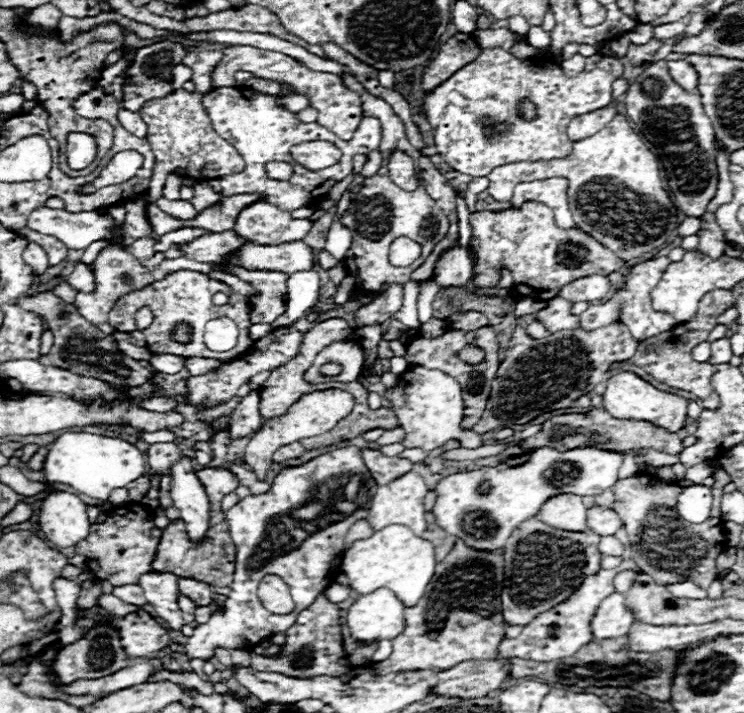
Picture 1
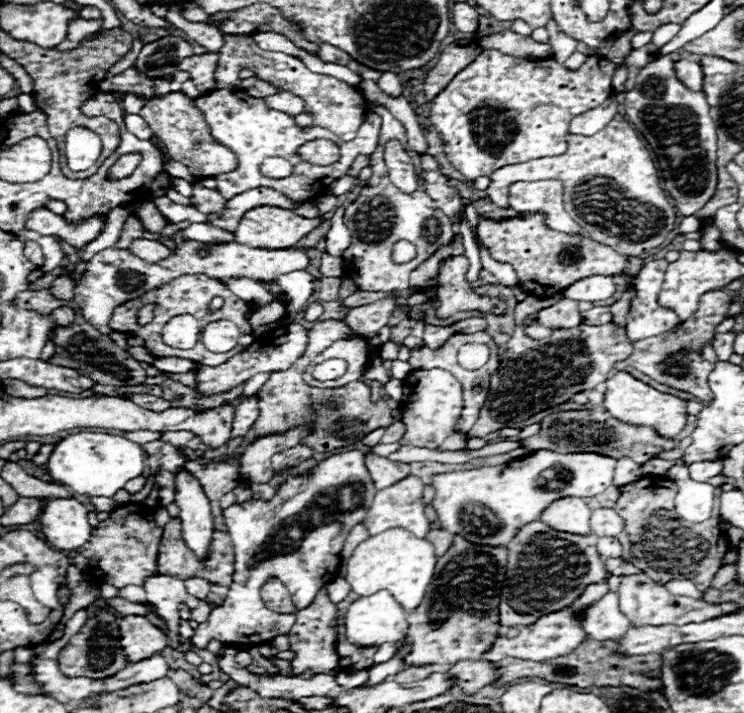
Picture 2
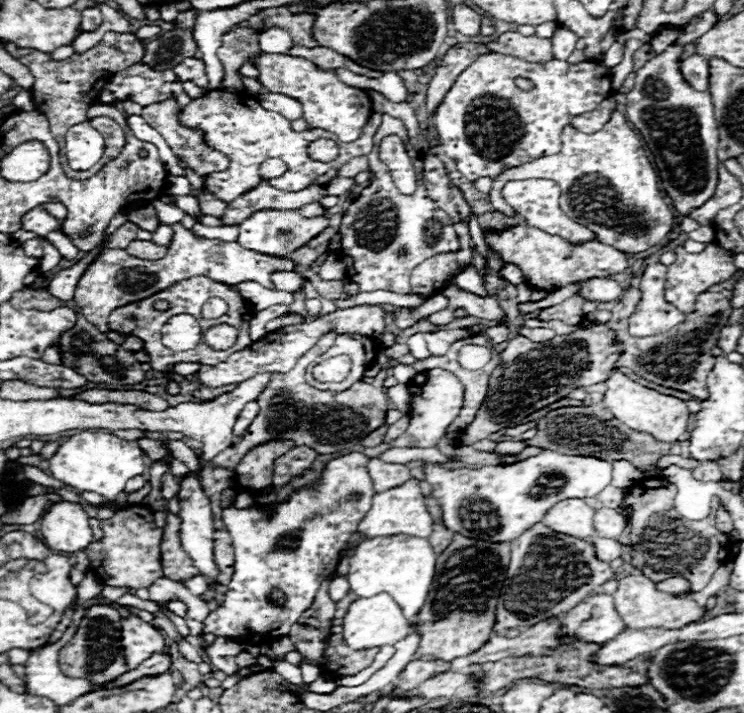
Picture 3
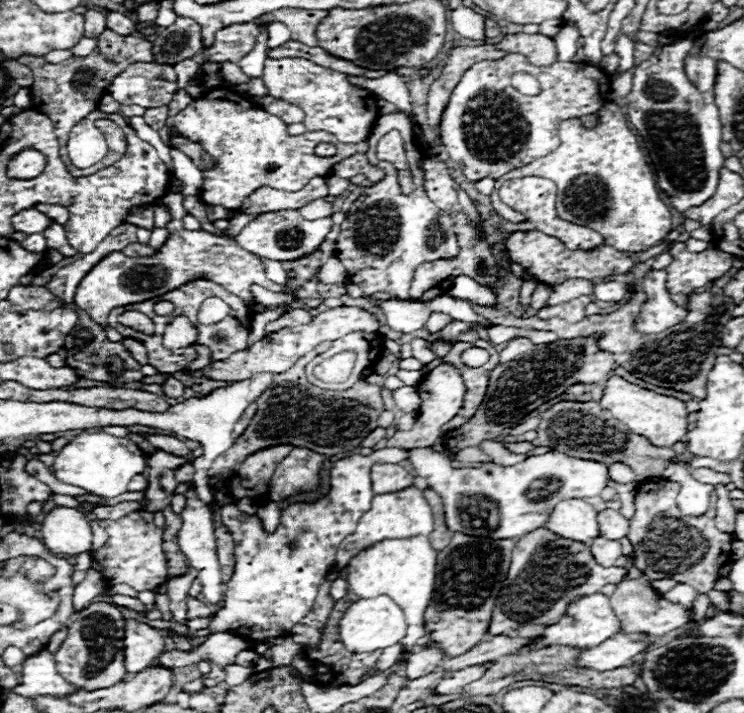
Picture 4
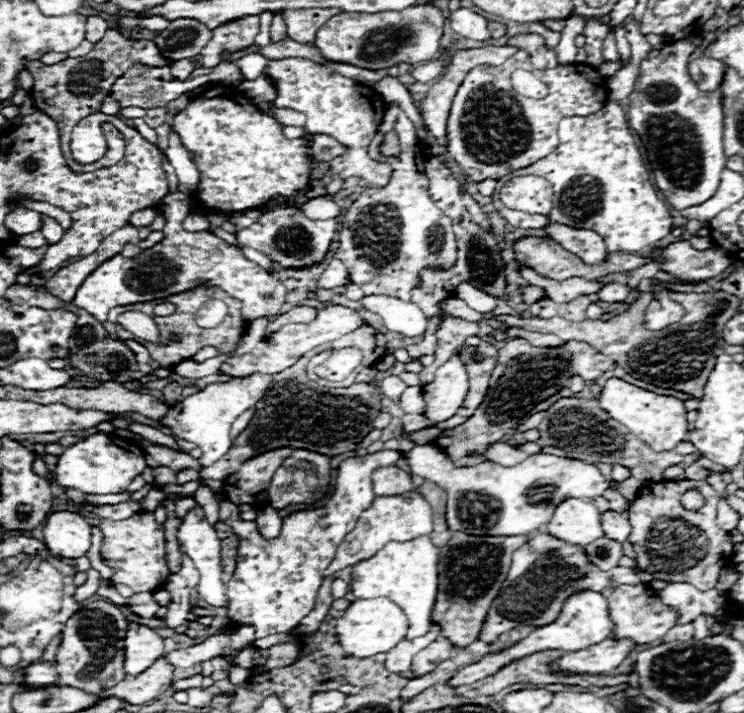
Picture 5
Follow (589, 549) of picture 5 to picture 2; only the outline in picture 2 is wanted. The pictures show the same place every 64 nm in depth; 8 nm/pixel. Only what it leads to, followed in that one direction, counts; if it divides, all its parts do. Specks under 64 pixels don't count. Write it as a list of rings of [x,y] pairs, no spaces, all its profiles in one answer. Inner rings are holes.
[[[600,538],[598,540],[598,554],[606,558],[620,558],[622,556],[622,544],[616,538]]]

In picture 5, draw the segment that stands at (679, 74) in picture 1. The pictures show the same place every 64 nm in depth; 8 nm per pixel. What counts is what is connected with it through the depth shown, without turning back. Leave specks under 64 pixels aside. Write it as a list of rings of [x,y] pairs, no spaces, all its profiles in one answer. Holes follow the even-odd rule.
[[[696,58],[688,62],[690,78],[696,82],[696,86],[704,92],[718,90],[722,76],[724,76],[724,62],[716,62],[712,58]]]

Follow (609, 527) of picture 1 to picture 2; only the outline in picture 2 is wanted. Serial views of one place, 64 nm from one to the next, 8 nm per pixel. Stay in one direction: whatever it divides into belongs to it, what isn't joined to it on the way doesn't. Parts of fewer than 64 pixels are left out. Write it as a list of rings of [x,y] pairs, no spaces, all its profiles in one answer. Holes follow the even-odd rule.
[[[598,508],[590,516],[590,530],[596,536],[616,536],[624,530],[624,520],[612,508]]]

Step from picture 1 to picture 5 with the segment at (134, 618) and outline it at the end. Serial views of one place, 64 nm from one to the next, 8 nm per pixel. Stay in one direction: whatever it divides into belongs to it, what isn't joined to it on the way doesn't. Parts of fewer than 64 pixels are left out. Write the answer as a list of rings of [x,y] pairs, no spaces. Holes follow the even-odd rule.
[[[130,622],[124,638],[124,672],[130,676],[136,676],[144,672],[148,666],[152,666],[158,658],[164,656],[164,642],[162,638],[148,626]]]

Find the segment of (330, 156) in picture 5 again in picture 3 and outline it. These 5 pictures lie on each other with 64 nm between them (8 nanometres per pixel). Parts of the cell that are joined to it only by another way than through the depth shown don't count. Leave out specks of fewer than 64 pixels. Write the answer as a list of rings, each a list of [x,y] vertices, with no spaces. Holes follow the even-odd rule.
[[[216,89],[206,92],[202,97],[193,99],[186,110],[182,112],[182,122],[186,126],[200,126],[204,132],[204,138],[208,146],[224,152],[230,156],[232,164],[226,172],[216,172],[206,176],[206,190],[216,194],[224,202],[232,202],[232,198],[238,198],[240,194],[256,188],[262,178],[258,174],[260,164],[266,158],[282,158],[288,164],[288,172],[282,178],[270,178],[268,184],[276,186],[278,190],[288,190],[288,192],[298,192],[308,188],[310,184],[318,182],[326,186],[332,178],[338,176],[338,170],[352,158],[370,154],[374,148],[374,134],[382,122],[382,114],[374,112],[370,120],[364,124],[360,130],[360,138],[356,142],[340,142],[336,134],[322,130],[322,128],[310,128],[304,132],[294,132],[290,126],[290,120],[284,118],[282,114],[264,110],[257,99],[242,95],[230,93],[223,89]],[[316,138],[330,138],[338,142],[340,146],[340,156],[336,162],[312,162],[308,154],[304,154],[308,142],[314,142]]]

